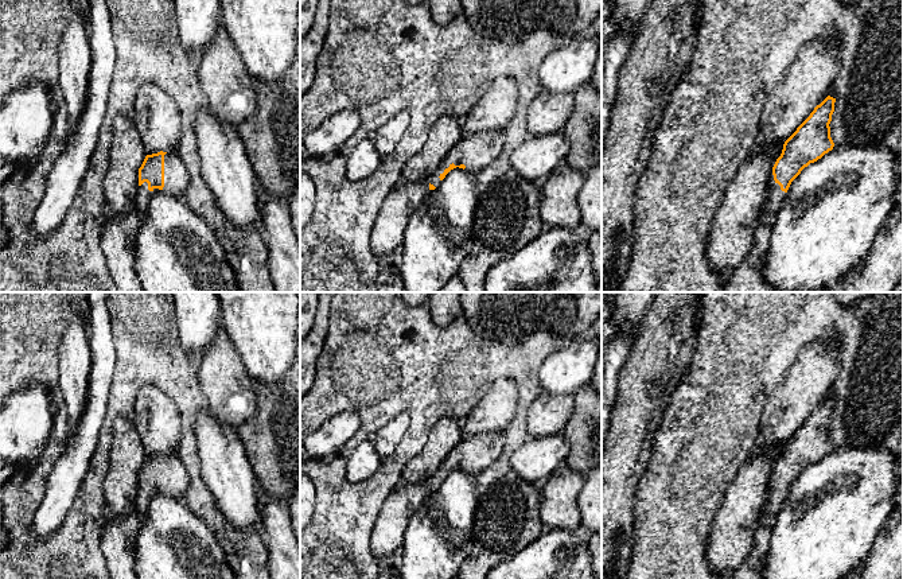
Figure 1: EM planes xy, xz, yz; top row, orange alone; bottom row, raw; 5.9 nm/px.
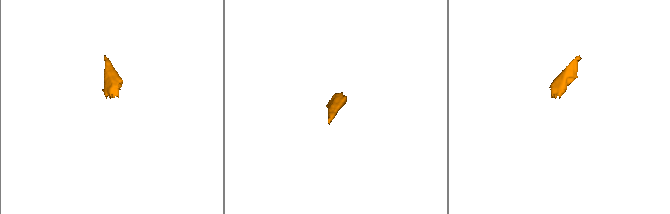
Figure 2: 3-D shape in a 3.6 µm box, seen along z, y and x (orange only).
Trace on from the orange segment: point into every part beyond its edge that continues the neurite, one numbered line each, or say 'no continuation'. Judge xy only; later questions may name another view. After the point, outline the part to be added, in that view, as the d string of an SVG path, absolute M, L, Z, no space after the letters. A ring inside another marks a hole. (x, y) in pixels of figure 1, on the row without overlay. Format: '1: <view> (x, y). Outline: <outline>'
1: xy (176, 481). Outline: M170 452L164 456L164 489L161 491L148 491L148 485L144 483L137 490L136 508L141 517L145 517L149 501L155 494L164 494L174 498L182 498L191 485L186 466L179 459L176 452Z

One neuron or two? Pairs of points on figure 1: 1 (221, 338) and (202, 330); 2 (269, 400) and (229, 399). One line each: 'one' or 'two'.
1: two
2: two

